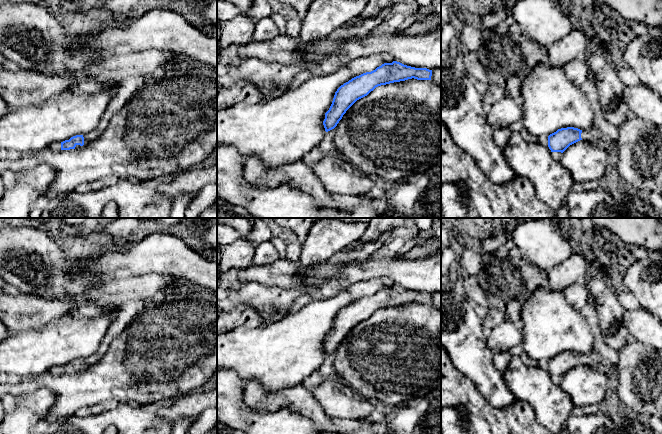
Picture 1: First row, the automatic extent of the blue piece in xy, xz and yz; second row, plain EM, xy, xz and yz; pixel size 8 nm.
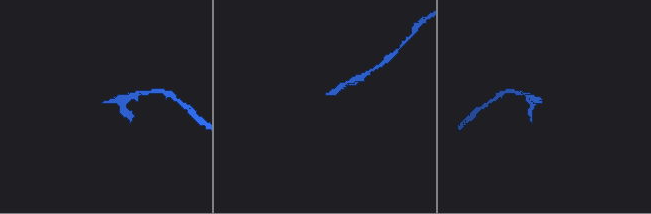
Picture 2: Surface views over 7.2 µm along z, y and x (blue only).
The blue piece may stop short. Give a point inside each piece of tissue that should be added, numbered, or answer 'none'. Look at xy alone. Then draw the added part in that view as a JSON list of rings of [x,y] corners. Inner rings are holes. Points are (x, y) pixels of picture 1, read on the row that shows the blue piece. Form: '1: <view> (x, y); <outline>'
1: xy (91, 136); [[[93,130],[93,131],[85,134],[85,135],[83,135],[83,137],[84,137],[84,145],[89,143],[89,142],[94,141],[95,139],[97,139],[100,134],[101,133],[98,130]]]

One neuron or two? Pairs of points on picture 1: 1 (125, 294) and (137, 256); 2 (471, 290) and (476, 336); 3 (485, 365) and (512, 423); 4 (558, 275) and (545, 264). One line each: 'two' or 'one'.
1: two
2: two
3: two
4: two

